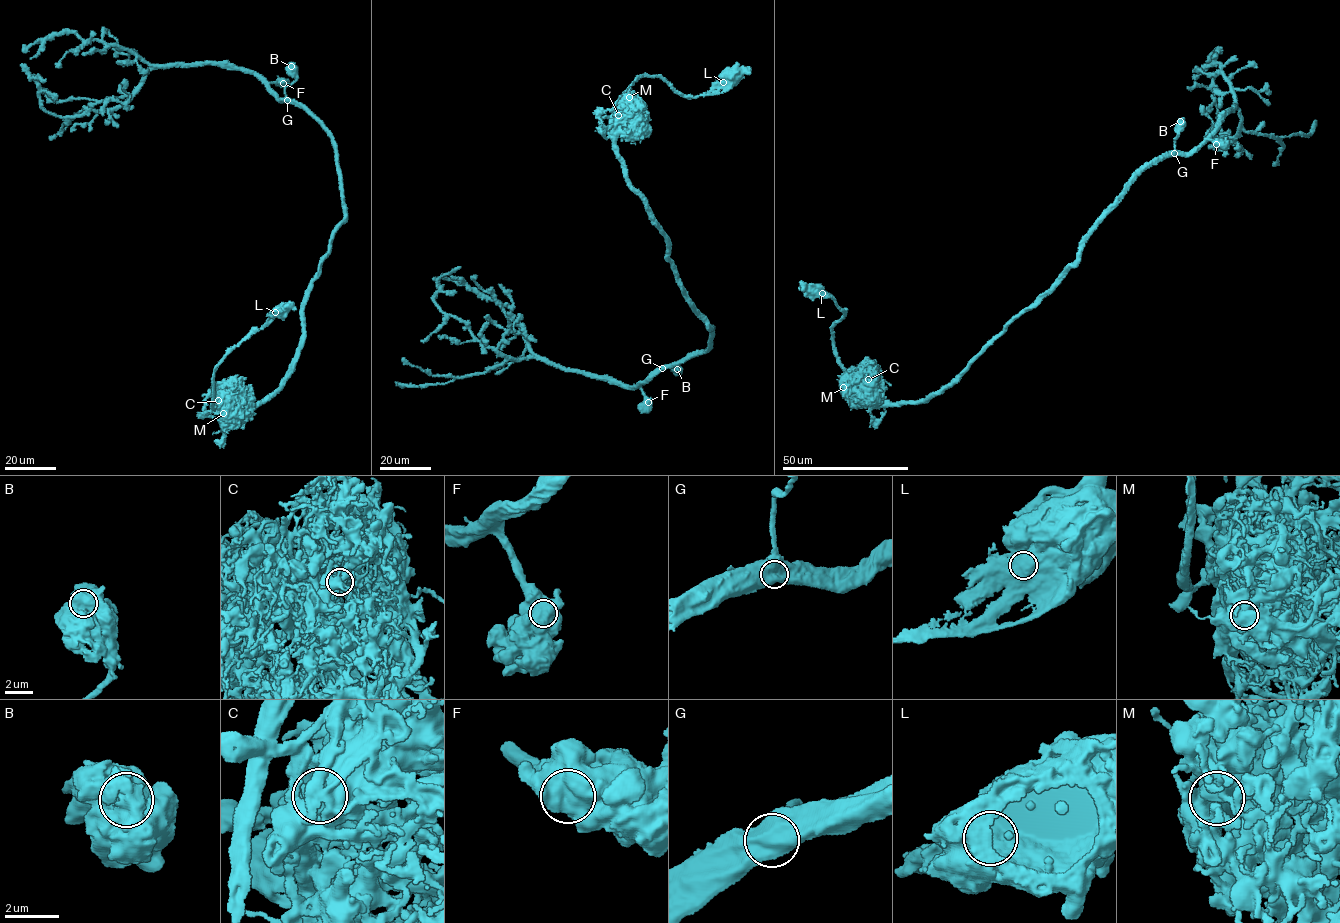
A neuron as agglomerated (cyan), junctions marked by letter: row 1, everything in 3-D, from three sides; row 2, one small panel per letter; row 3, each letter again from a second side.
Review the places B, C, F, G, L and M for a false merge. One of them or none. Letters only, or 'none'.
none

